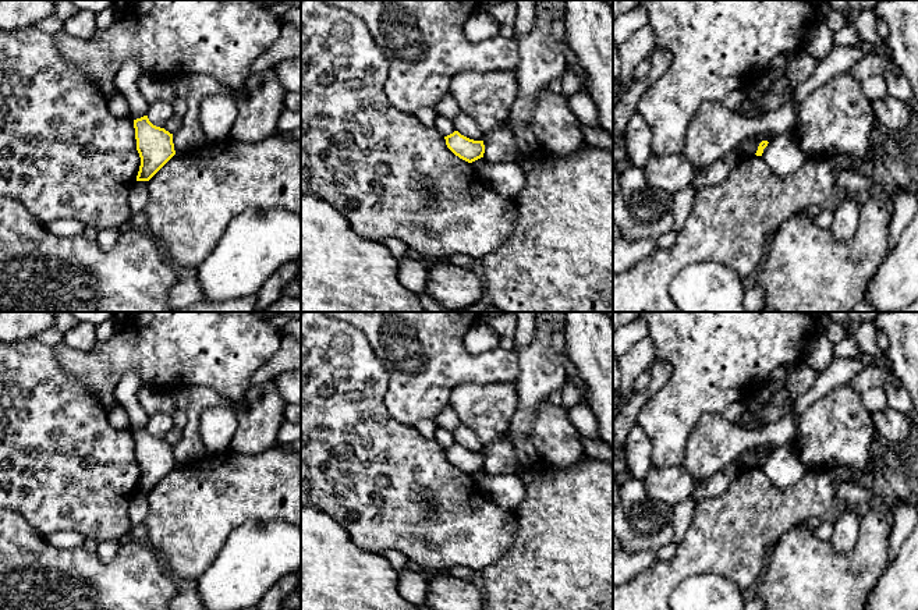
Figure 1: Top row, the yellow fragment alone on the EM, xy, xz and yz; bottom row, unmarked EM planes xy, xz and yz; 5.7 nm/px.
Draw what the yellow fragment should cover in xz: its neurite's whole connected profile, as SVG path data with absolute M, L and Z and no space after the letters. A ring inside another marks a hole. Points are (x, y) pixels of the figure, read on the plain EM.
M454 443L453 446L444 448L447 460L460 471L472 475L481 469L483 469L485 465L485 457L483 453L474 453L464 447L461 447L458 443Z

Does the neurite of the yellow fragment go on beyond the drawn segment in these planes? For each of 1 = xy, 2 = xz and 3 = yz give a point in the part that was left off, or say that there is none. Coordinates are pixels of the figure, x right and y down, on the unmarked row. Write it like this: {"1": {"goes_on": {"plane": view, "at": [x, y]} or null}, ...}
{"1": {"goes_on": null}, "2": {"goes_on": null}, "3": {"goes_on": null}}

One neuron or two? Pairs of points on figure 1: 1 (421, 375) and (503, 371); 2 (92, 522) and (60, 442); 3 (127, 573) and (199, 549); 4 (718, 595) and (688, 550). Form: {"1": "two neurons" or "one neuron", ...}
{"1": "one neuron", "2": "one neuron", "3": "two neurons", "4": "two neurons"}

